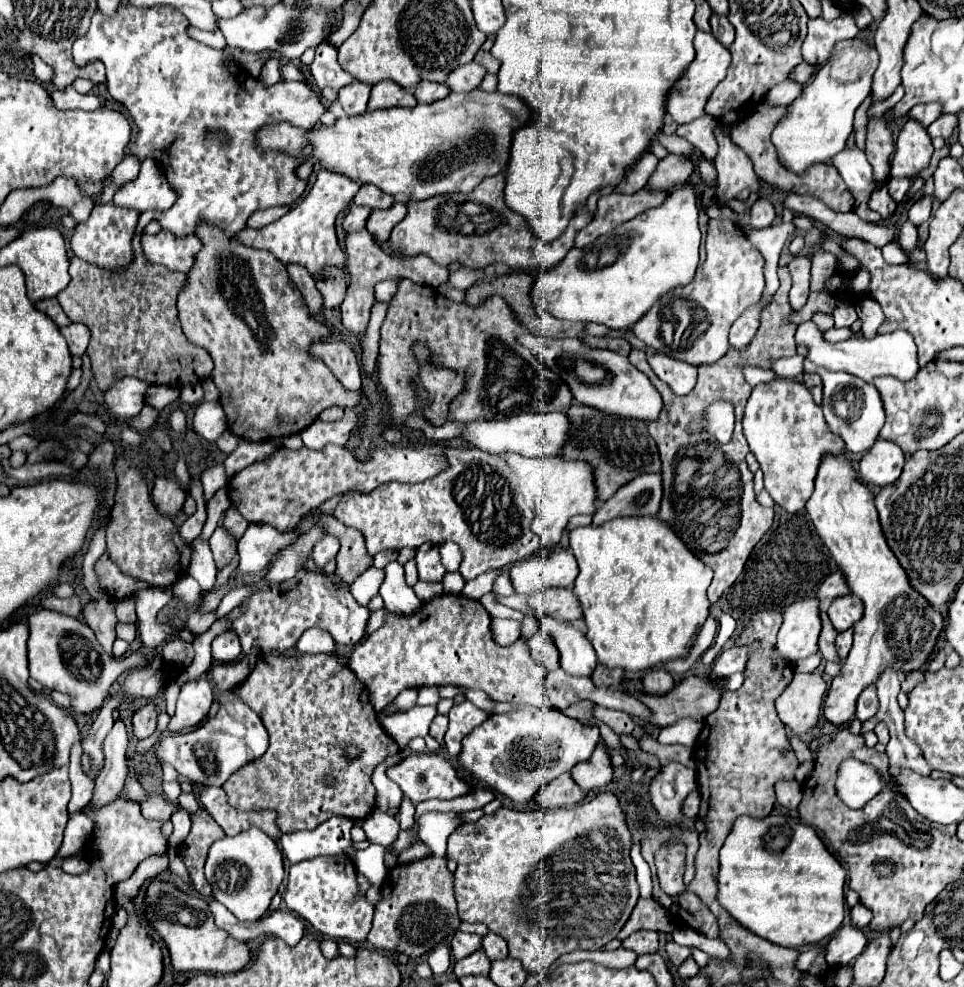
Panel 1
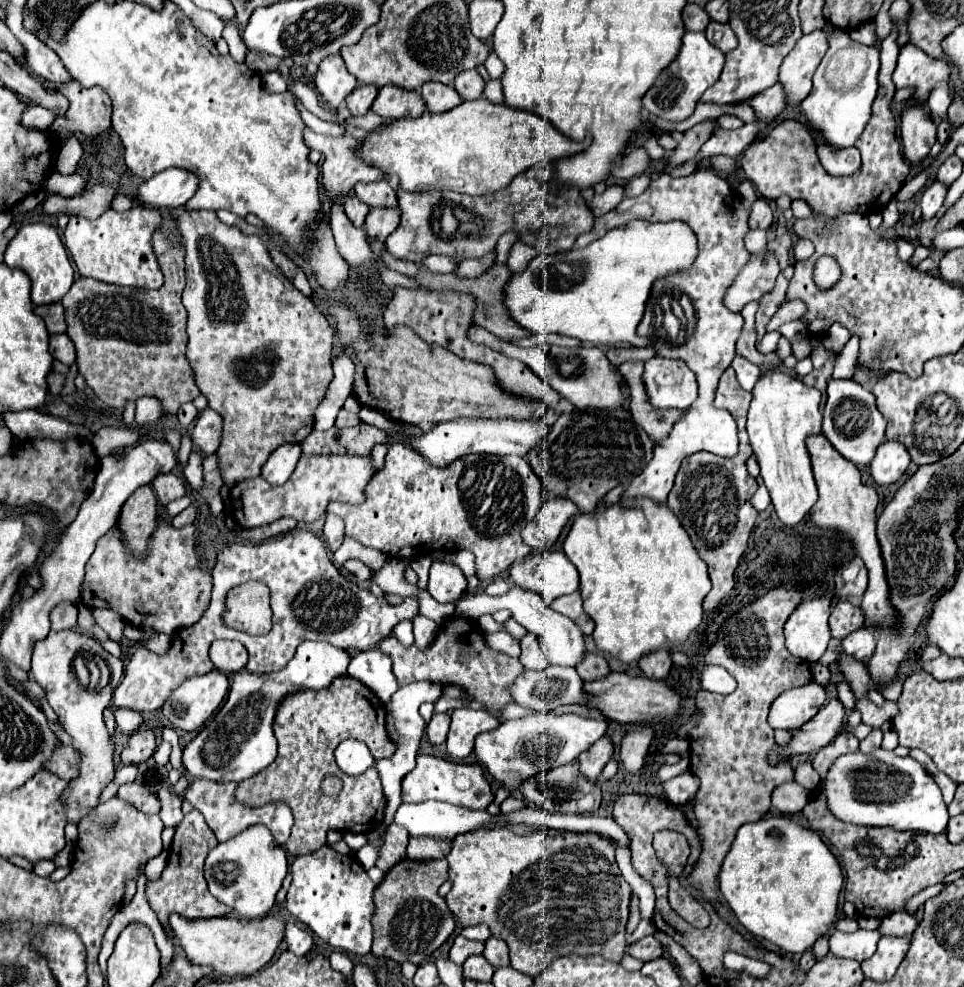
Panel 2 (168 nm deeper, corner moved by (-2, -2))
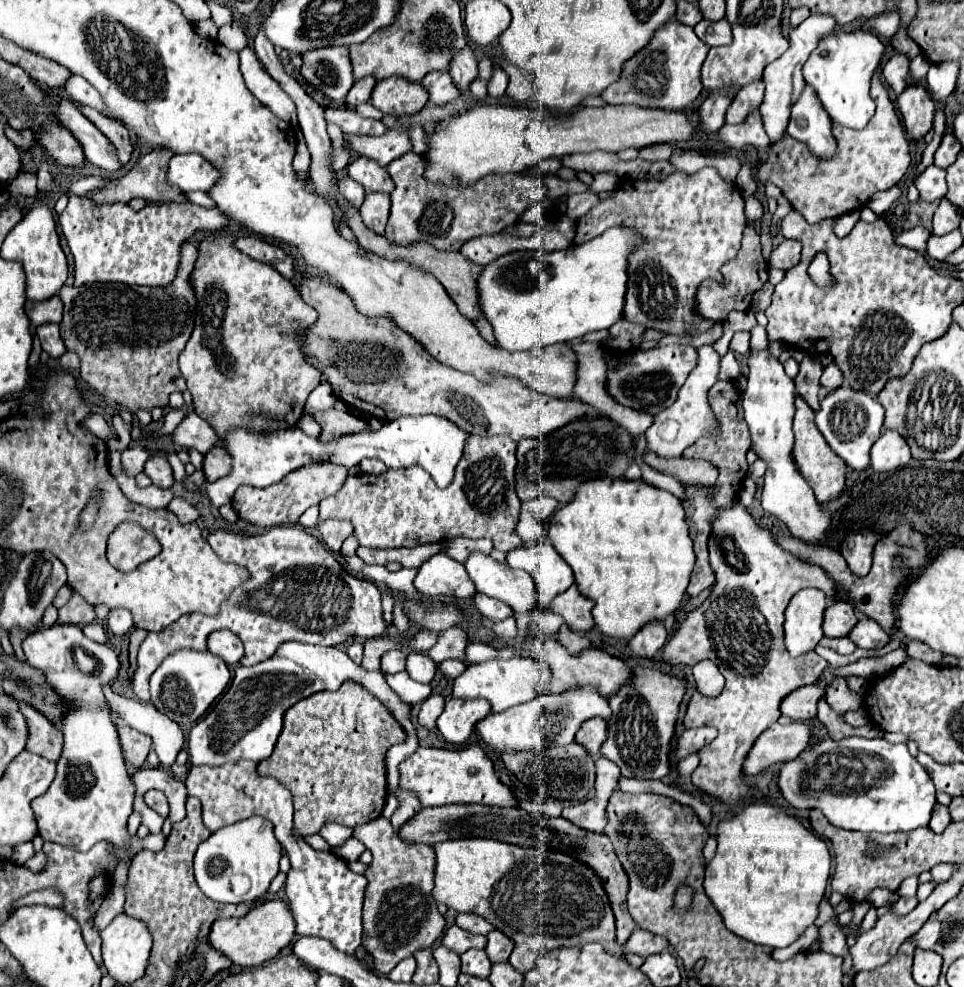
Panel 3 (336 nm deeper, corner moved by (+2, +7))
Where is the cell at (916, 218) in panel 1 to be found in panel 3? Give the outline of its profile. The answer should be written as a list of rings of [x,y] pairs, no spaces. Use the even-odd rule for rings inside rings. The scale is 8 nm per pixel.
[[[928,166],[916,180],[914,180],[920,198],[926,202],[934,202],[946,196],[948,186],[946,186],[946,170],[938,168],[938,166]]]

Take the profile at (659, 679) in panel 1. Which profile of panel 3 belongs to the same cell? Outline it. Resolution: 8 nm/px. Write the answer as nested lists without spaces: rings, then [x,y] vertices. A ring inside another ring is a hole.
[[[608,475],[590,478],[586,484],[582,484],[582,488],[578,488],[578,496],[552,516],[548,524],[548,536],[552,546],[574,570],[580,594],[594,602],[592,616],[596,628],[610,638],[632,638],[628,646],[634,656],[654,658],[654,654],[666,644],[668,638],[662,620],[680,608],[696,562],[694,544],[688,536],[680,500],[666,490],[646,484],[644,480],[617,479]]]

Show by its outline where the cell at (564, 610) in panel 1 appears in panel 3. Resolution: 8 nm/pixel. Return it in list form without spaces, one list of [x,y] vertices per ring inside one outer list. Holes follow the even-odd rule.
[[[572,584],[566,592],[558,594],[552,602],[550,602],[550,610],[554,614],[560,614],[564,618],[564,622],[574,630],[574,632],[586,632],[594,626],[592,620],[592,602],[586,600],[576,584]]]

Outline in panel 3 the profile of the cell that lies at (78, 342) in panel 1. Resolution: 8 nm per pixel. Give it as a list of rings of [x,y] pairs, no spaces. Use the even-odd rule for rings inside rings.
[[[58,324],[38,326],[36,336],[40,338],[44,352],[48,352],[52,358],[60,358],[66,352],[66,346],[64,346],[64,342],[60,338],[60,332],[58,332]]]

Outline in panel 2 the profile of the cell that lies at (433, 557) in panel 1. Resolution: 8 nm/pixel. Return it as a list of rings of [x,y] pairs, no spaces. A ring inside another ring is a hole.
[[[432,563],[428,593],[438,603],[456,603],[466,591],[466,577],[454,563]]]

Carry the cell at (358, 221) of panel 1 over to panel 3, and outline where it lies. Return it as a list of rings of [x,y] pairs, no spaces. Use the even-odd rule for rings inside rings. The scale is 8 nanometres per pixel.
[[[346,176],[346,178],[342,178],[342,180],[338,182],[338,190],[340,190],[340,194],[342,194],[354,208],[360,208],[366,192],[364,192],[364,188],[362,188],[358,182],[354,182],[354,180],[350,180],[350,178]]]

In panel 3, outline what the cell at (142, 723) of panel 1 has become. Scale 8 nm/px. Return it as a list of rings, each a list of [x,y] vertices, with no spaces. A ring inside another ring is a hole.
[[[118,726],[118,736],[120,736],[120,746],[124,752],[124,760],[136,768],[140,768],[146,762],[146,756],[152,748],[150,736],[136,732],[128,726]]]

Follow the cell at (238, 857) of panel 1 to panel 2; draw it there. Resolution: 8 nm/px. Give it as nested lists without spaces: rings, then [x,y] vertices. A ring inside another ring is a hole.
[[[252,825],[232,839],[218,843],[214,849],[210,849],[204,863],[204,877],[210,893],[244,919],[264,917],[272,909],[286,873],[286,851],[274,841],[270,829],[264,825]]]

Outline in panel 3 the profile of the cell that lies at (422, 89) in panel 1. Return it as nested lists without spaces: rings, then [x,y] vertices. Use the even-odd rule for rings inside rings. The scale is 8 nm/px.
[[[430,72],[426,78],[422,78],[422,88],[430,94],[430,102],[436,106],[444,106],[460,96],[460,90],[454,86],[448,72]]]

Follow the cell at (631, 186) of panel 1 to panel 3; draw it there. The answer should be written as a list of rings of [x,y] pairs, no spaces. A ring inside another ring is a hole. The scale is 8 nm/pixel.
[[[580,192],[572,194],[566,202],[566,216],[570,220],[578,220],[580,216],[588,214],[596,204],[600,202],[600,196],[596,192]]]

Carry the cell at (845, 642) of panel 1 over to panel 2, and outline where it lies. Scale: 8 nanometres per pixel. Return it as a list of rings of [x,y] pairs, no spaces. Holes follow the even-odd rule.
[[[860,627],[858,631],[850,633],[844,641],[842,647],[846,653],[850,653],[856,659],[868,659],[872,657],[876,649],[876,631],[874,627]]]

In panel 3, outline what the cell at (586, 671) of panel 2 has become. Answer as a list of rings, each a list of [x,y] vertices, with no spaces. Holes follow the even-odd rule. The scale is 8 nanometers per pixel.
[[[566,624],[560,628],[558,632],[558,642],[570,652],[570,654],[580,654],[582,650],[590,648],[590,640],[586,636],[580,636],[576,632],[572,632]]]

